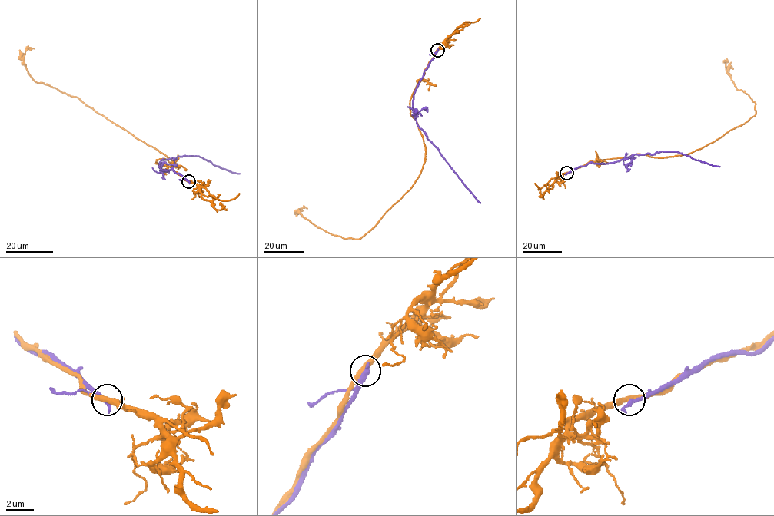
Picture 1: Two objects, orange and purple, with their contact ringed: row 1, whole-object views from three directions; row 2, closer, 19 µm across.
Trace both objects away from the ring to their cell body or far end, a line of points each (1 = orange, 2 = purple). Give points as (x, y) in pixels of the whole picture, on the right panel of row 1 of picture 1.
1: (566, 173), (591, 161), (637, 153), (689, 153), (741, 126), (755, 114), (755, 103), (738, 90), (725, 61)
2: (566, 173), (589, 163), (610, 163), (634, 154), (653, 154), (662, 151), (679, 152), (719, 167)

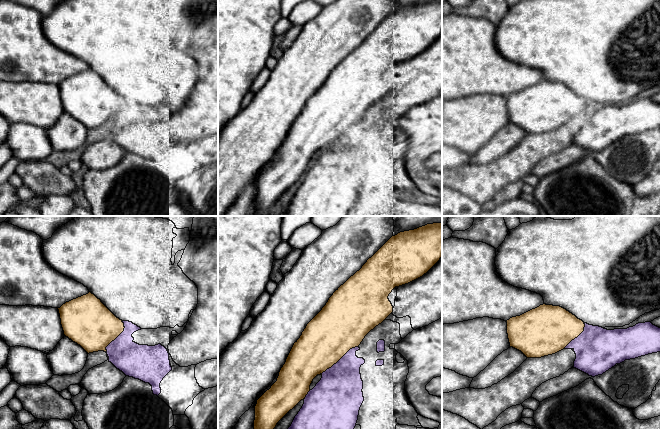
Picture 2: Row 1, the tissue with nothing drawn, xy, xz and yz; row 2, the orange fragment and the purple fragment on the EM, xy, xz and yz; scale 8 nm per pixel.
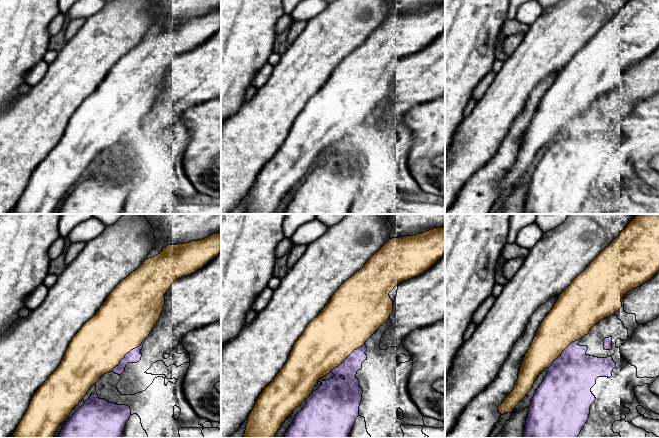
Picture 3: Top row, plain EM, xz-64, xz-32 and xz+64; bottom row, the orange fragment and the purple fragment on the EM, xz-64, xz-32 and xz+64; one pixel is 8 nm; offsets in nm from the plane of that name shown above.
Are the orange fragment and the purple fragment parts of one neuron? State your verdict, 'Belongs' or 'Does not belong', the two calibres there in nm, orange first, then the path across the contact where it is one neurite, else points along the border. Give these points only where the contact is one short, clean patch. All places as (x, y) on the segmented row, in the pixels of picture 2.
Does not belong. Thickness 400 nm (orange) against 360 nm

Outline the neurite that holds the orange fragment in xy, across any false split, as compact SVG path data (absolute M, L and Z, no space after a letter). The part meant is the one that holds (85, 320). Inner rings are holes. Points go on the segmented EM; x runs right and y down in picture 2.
M94 294L73 299L58 308L64 335L80 345L88 354L106 352L106 347L123 331L124 323L117 318Z

